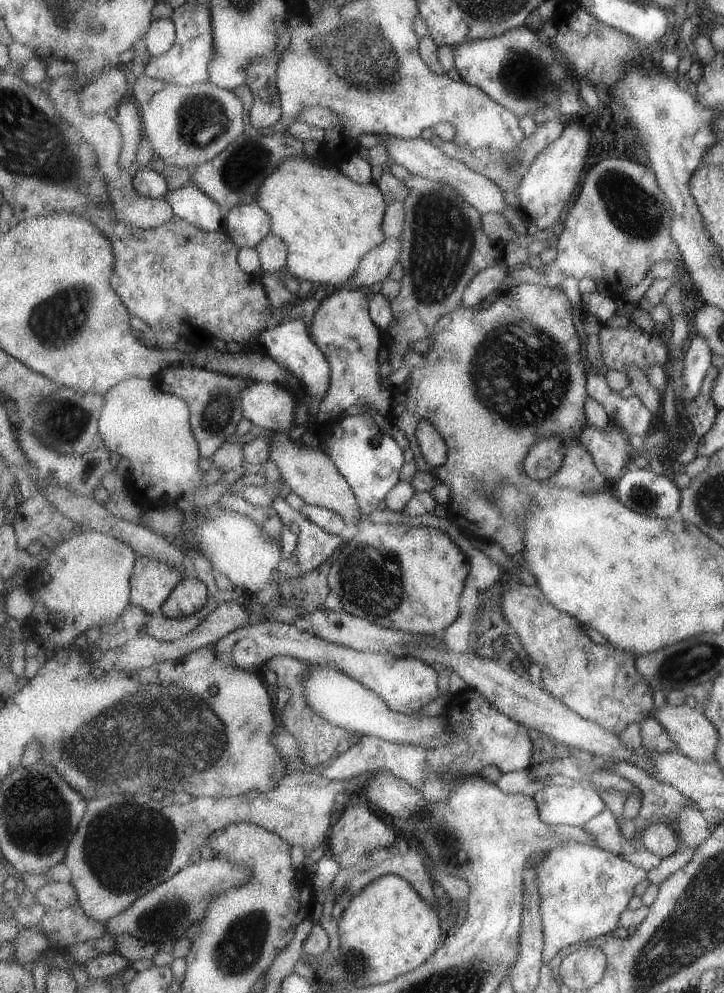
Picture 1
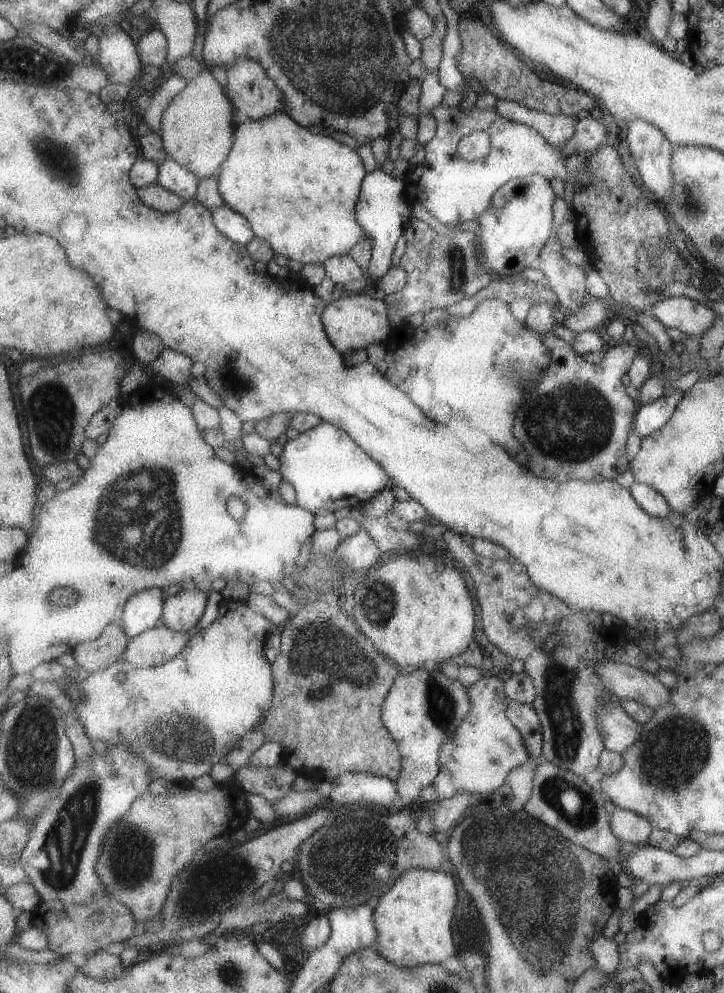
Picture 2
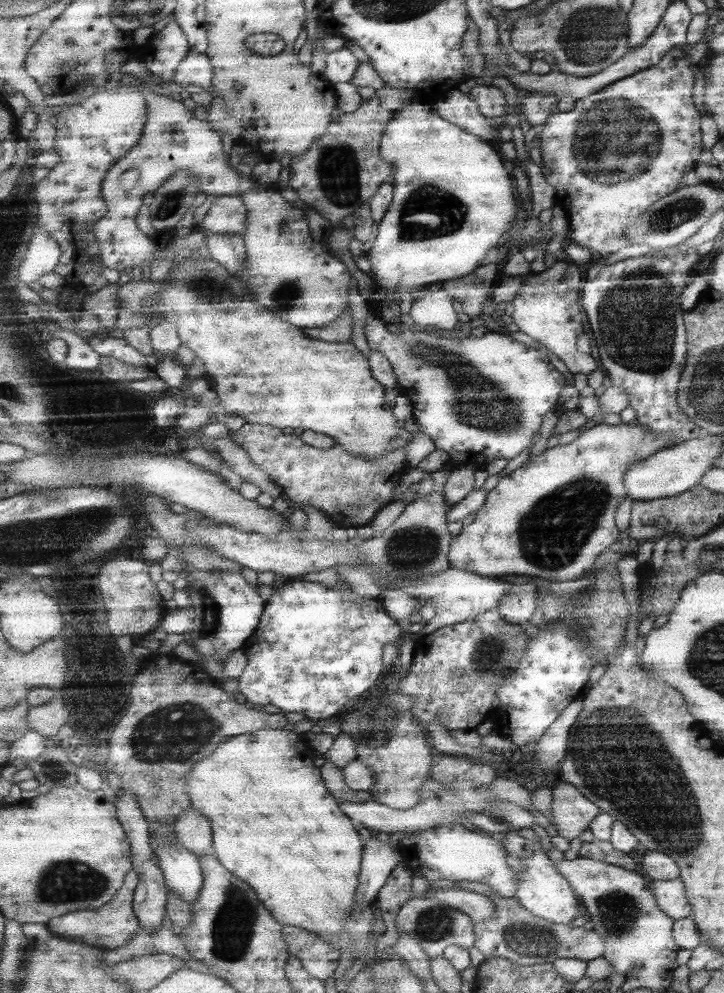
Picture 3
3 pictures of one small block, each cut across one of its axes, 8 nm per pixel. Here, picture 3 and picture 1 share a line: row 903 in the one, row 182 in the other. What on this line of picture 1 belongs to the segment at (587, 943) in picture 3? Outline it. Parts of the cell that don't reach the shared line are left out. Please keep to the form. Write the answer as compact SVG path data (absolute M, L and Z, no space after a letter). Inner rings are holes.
M545 120L543 124L539 124L539 126L537 126L537 132L535 132L533 136L527 136L527 138L523 140L523 148L519 150L519 158L523 160L523 164L517 166L517 168L513 168L513 170L509 168L509 164L507 164L507 160L505 160L505 154L503 154L501 150L495 150L495 148L471 150L471 148L463 148L463 146L459 146L459 144L455 144L455 142L439 142L439 146L441 146L441 150L445 150L451 158L457 158L457 160L465 162L471 170L475 170L475 172L479 172L479 174L491 178L491 180L493 180L497 186L501 186L505 192L509 192L509 190L515 192L515 190L519 188L519 184L523 182L525 174L529 172L529 168L533 166L533 162L537 160L537 156L539 156L547 146L551 146L553 142L557 142L557 140L563 136L565 128L567 128L567 126L565 126L561 120Z

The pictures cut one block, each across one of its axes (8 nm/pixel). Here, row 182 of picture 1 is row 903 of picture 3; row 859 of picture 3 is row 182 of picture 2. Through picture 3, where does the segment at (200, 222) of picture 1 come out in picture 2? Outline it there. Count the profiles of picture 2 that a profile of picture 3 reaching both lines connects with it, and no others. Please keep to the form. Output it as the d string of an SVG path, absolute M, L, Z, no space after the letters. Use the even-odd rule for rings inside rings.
M167 158L163 164L159 164L159 182L157 184L181 194L189 202L197 196L201 180L191 170L175 162L173 158Z

